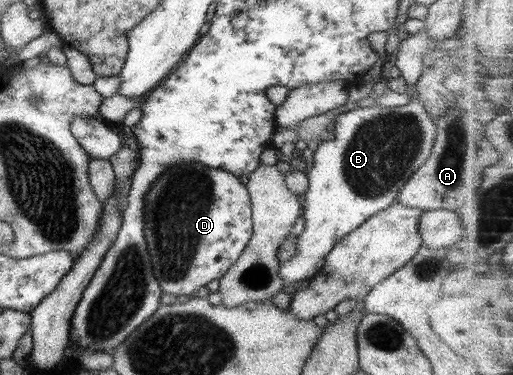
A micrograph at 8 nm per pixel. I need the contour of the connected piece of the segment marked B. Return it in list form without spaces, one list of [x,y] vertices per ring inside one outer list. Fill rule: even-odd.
[[[415,91],[410,93],[410,100],[406,105],[357,106],[352,110],[342,110],[331,125],[329,134],[322,138],[322,142],[316,148],[311,170],[306,173],[309,186],[307,192],[303,194],[302,209],[302,217],[305,218],[306,224],[304,232],[298,236],[299,252],[292,257],[292,260],[281,263],[279,273],[285,280],[284,284],[294,285],[298,280],[310,280],[321,269],[320,266],[324,264],[326,255],[337,242],[362,226],[378,212],[386,210],[391,204],[397,202],[398,193],[430,157],[436,131],[433,119],[420,104]]]

